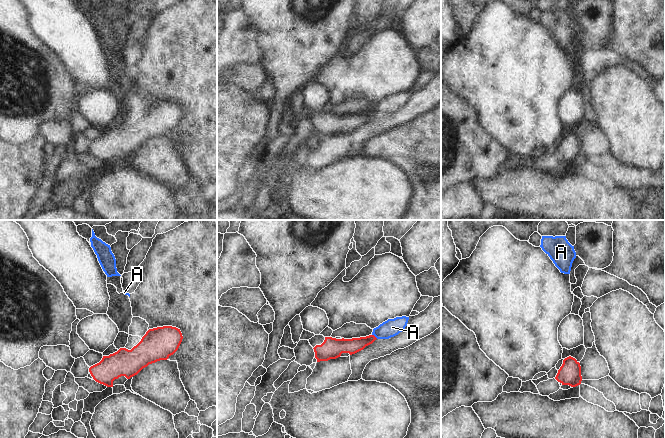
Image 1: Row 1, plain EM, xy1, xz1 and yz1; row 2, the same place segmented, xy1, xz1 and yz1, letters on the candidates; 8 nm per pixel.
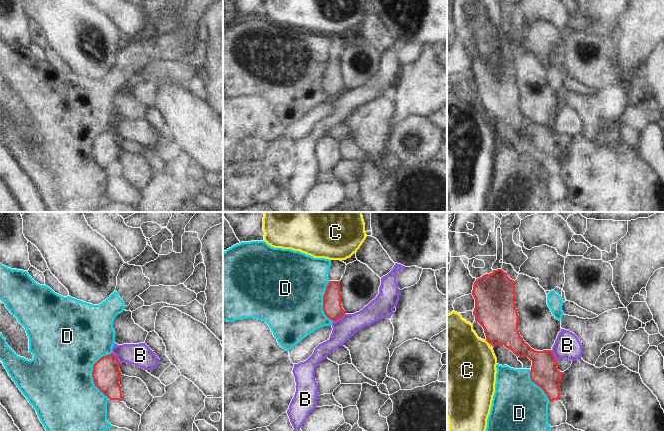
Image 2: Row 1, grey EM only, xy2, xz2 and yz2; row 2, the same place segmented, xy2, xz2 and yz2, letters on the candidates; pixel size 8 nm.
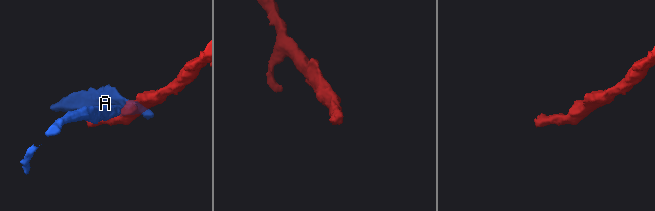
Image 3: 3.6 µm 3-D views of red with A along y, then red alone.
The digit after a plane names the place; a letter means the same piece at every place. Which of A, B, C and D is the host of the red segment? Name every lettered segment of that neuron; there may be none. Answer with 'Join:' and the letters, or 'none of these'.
Join: none of these

